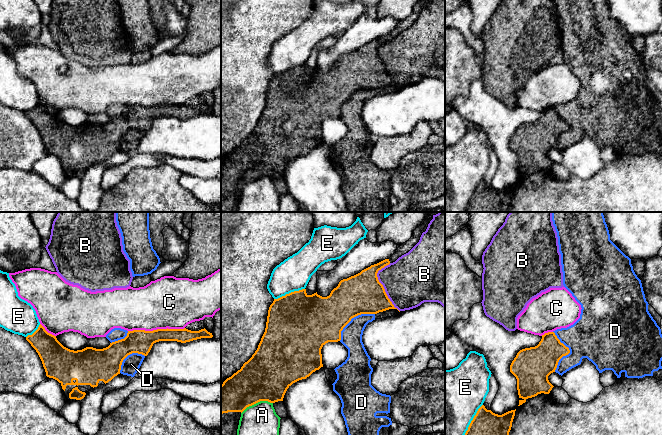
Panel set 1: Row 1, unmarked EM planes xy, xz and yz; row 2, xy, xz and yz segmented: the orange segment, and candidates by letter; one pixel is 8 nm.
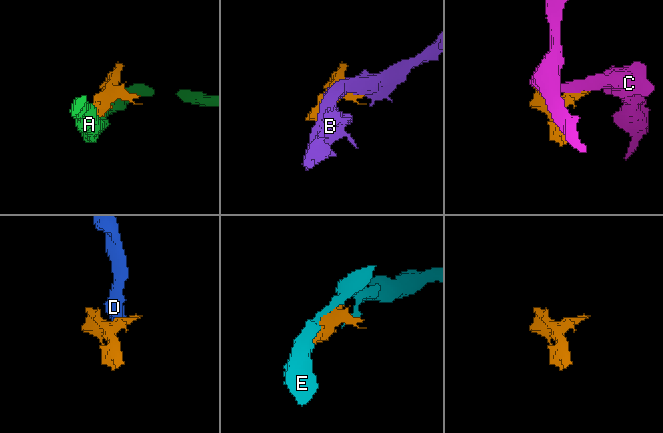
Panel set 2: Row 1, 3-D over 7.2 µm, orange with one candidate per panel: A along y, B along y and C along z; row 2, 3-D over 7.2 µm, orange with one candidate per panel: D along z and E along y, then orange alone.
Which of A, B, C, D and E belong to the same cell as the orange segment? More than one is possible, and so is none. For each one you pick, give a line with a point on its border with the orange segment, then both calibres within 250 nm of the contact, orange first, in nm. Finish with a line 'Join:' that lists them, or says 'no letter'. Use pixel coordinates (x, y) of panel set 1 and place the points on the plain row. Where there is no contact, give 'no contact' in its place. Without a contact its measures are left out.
Join: no letter

